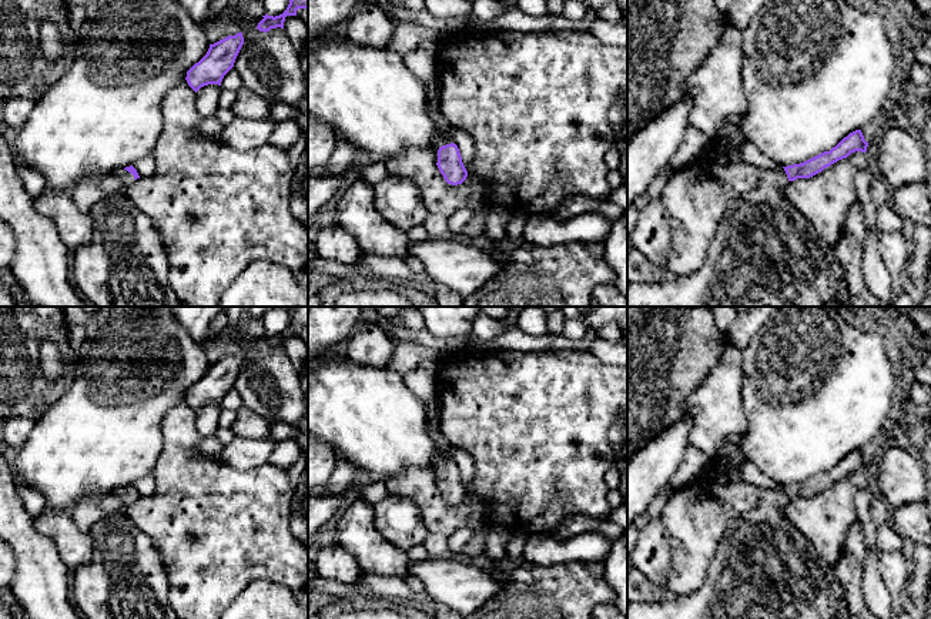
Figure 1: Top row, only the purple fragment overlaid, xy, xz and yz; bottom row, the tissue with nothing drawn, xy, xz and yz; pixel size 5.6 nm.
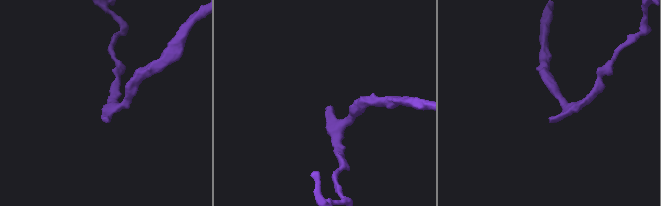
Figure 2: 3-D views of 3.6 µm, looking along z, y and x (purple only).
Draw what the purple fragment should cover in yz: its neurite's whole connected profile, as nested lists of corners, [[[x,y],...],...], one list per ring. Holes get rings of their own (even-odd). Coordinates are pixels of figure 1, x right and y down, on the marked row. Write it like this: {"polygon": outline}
{"polygon": [[[861,130],[844,137],[830,151],[824,151],[804,163],[761,170],[756,188],[731,200],[724,211],[716,235],[709,247],[706,261],[689,275],[664,278],[659,284],[627,284],[627,307],[847,307],[848,284],[843,267],[831,248],[814,230],[808,220],[794,208],[781,193],[786,181],[810,178],[851,153],[865,153],[868,143]]]}

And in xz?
{"polygon": [[[431,104],[428,113],[439,131],[436,165],[448,184],[462,184],[468,177],[468,171],[462,163],[458,145],[453,144],[448,135],[449,123],[445,120],[442,113]]]}

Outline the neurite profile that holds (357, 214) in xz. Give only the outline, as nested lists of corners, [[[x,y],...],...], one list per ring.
[[[364,178],[345,190],[336,205],[339,227],[351,234],[362,255],[406,258],[411,240],[388,222],[374,204],[374,185]]]

